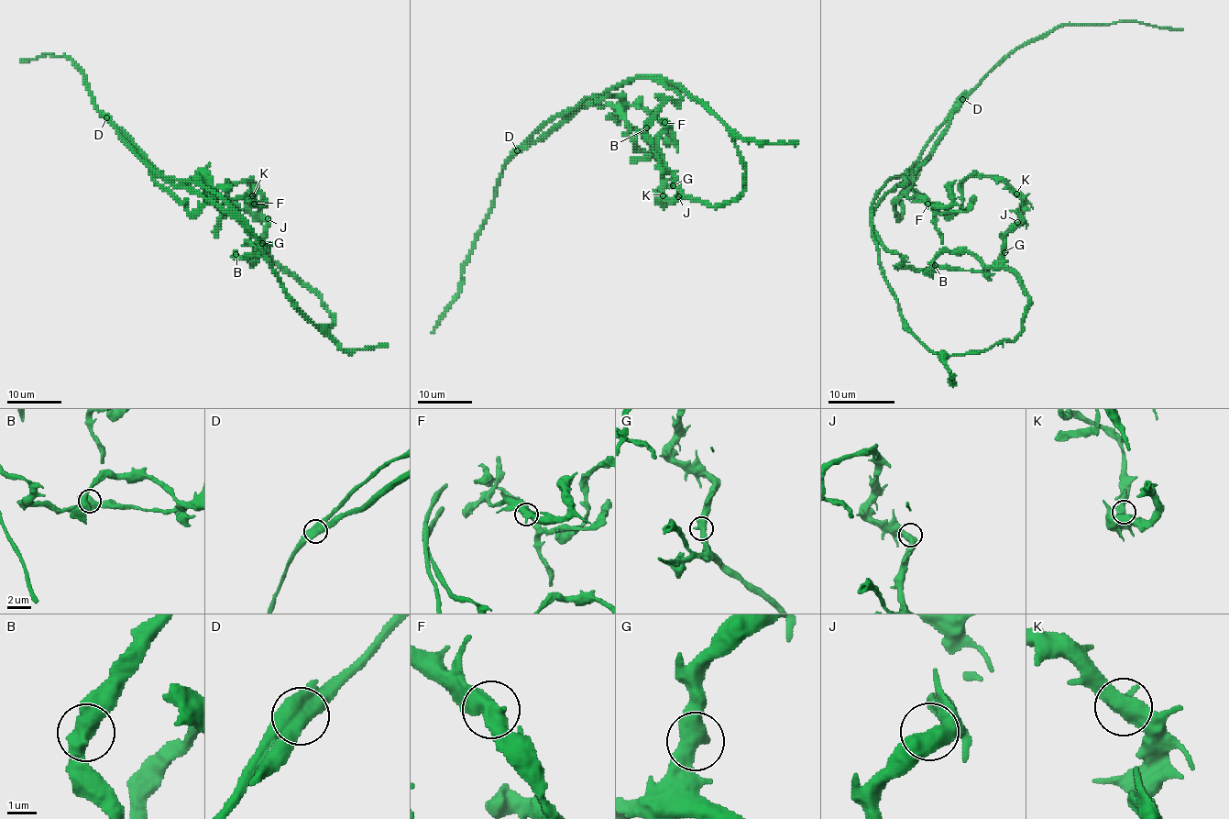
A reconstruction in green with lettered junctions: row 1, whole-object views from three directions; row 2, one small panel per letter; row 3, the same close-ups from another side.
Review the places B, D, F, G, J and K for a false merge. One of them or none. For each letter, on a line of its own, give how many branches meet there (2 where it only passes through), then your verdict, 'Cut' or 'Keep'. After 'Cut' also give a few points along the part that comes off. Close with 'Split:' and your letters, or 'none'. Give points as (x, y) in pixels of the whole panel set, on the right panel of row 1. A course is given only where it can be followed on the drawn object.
B: Branches: 2. Keep
D: Branches: 2. Cut. Course of the part to remove: (962, 98), (939, 144), (872, 210), (872, 228), (886, 249), (901, 257), (901, 265), (972, 271), (993, 265)
F: Branches: 2. Keep
G: Branches: 2. Keep
J: Branches: 2. Keep
K: Branches: 2. Keep
Split: D

